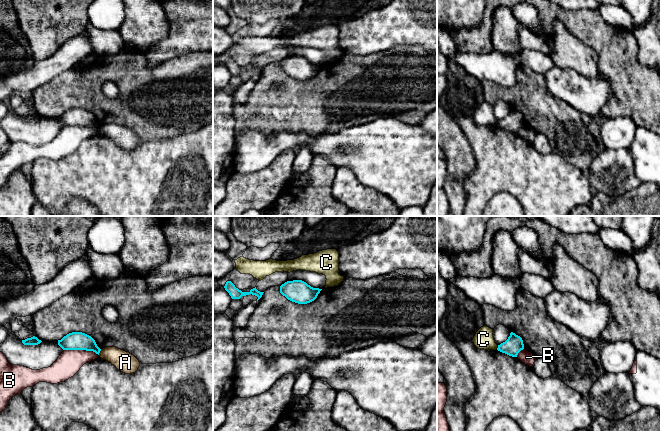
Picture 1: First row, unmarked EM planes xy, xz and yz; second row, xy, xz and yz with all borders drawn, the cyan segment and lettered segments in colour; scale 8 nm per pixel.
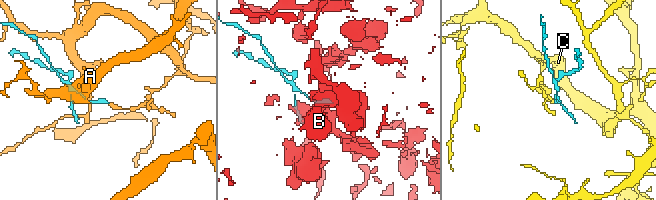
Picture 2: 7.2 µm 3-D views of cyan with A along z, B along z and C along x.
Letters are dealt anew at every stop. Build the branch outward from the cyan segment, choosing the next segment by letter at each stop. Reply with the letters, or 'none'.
none

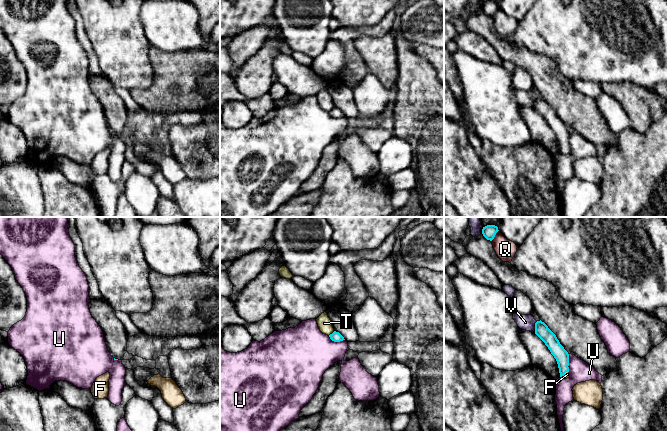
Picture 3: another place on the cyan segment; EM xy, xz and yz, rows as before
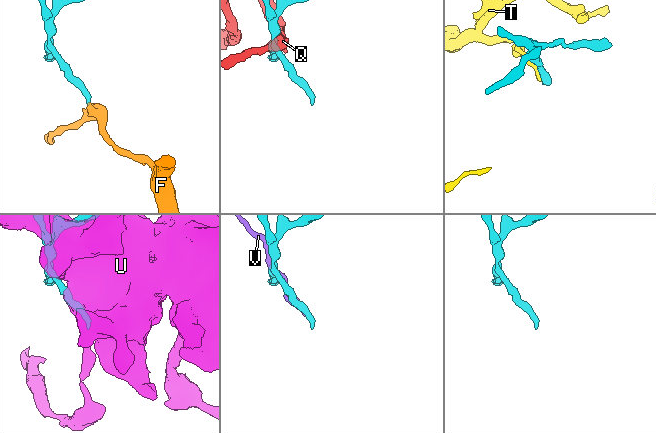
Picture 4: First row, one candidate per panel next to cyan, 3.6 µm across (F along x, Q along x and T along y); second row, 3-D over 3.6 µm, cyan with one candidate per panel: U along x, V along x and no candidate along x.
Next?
F

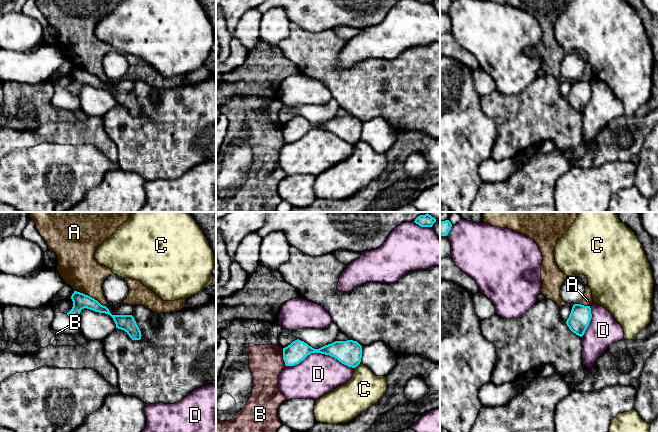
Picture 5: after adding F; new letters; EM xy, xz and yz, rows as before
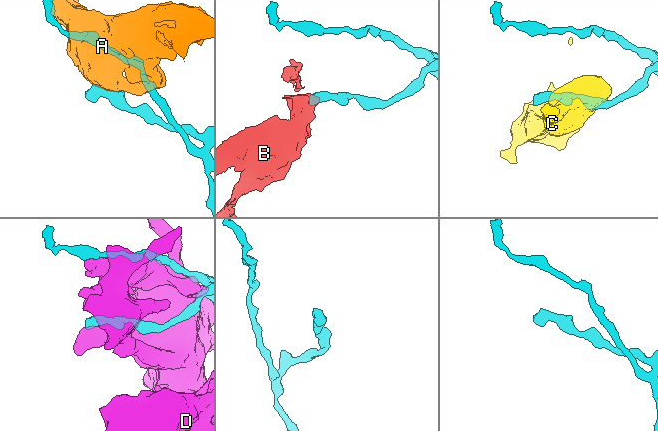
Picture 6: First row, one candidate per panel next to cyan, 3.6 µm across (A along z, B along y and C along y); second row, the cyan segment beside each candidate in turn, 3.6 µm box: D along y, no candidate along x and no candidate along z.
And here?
none

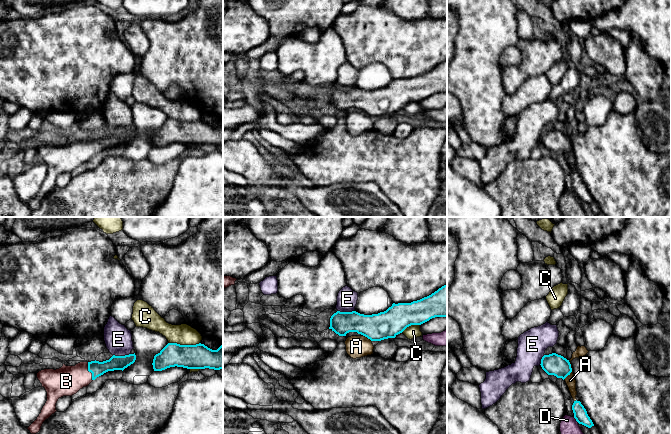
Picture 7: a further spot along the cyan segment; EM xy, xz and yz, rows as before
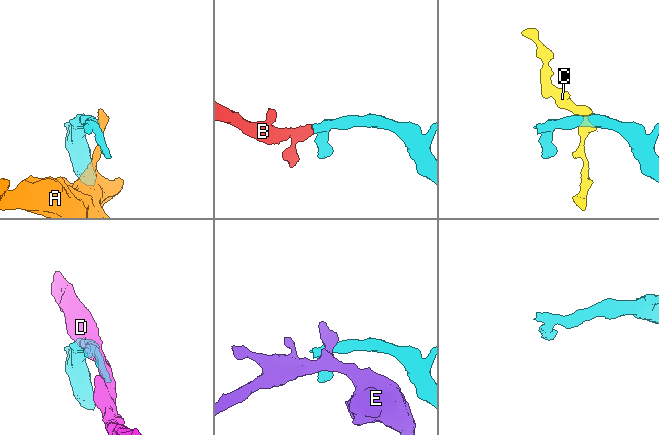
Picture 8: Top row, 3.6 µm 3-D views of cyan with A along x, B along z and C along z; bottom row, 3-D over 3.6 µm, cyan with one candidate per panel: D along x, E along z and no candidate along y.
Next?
B

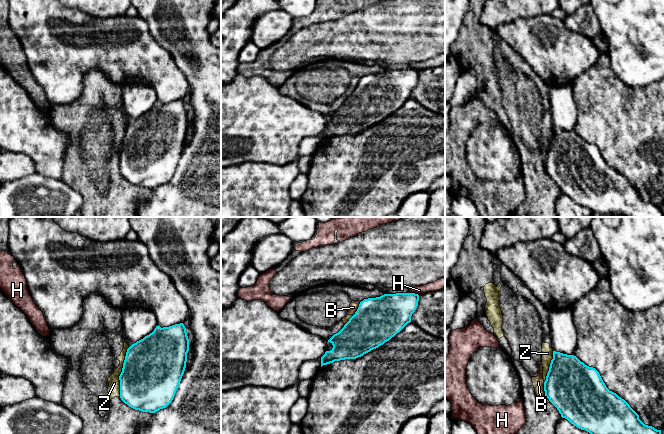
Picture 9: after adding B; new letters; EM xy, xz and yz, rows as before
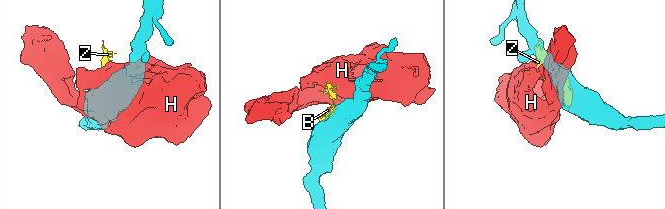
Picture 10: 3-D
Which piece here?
none

